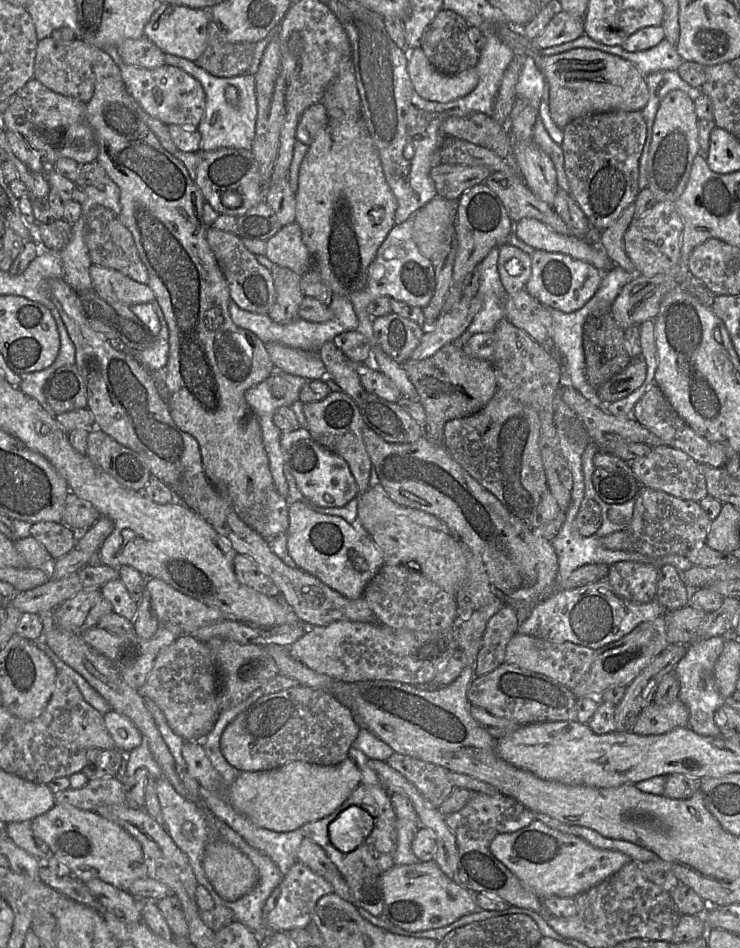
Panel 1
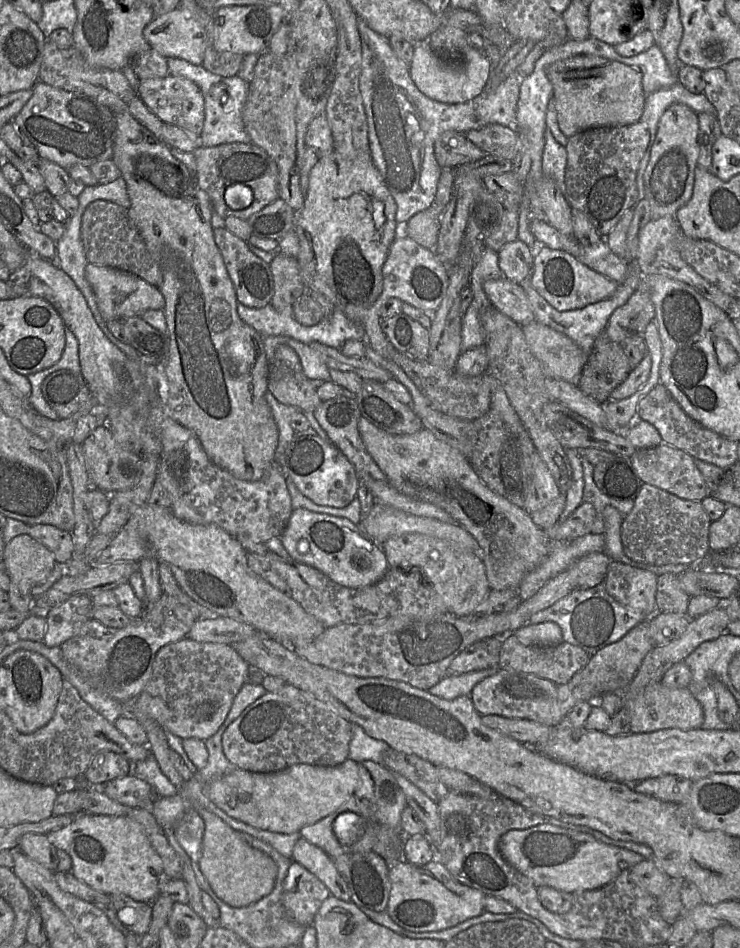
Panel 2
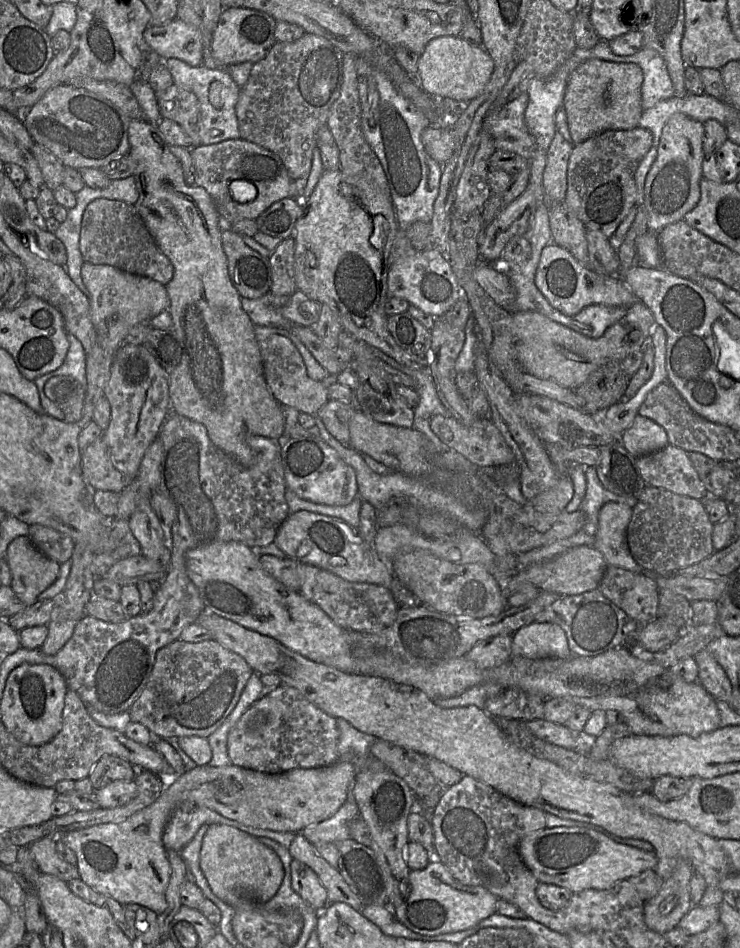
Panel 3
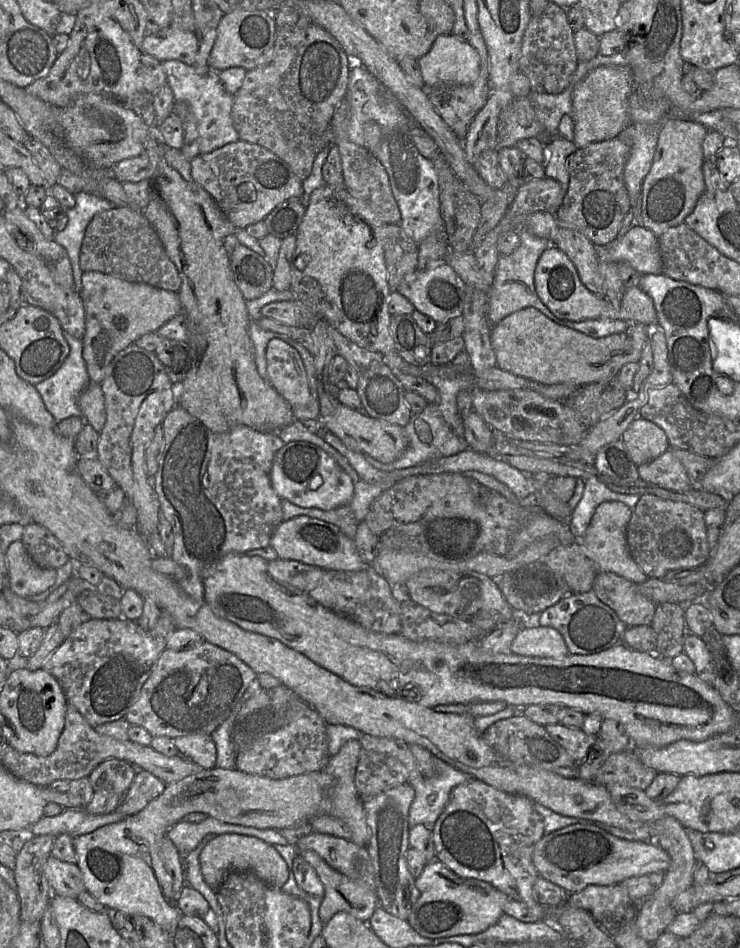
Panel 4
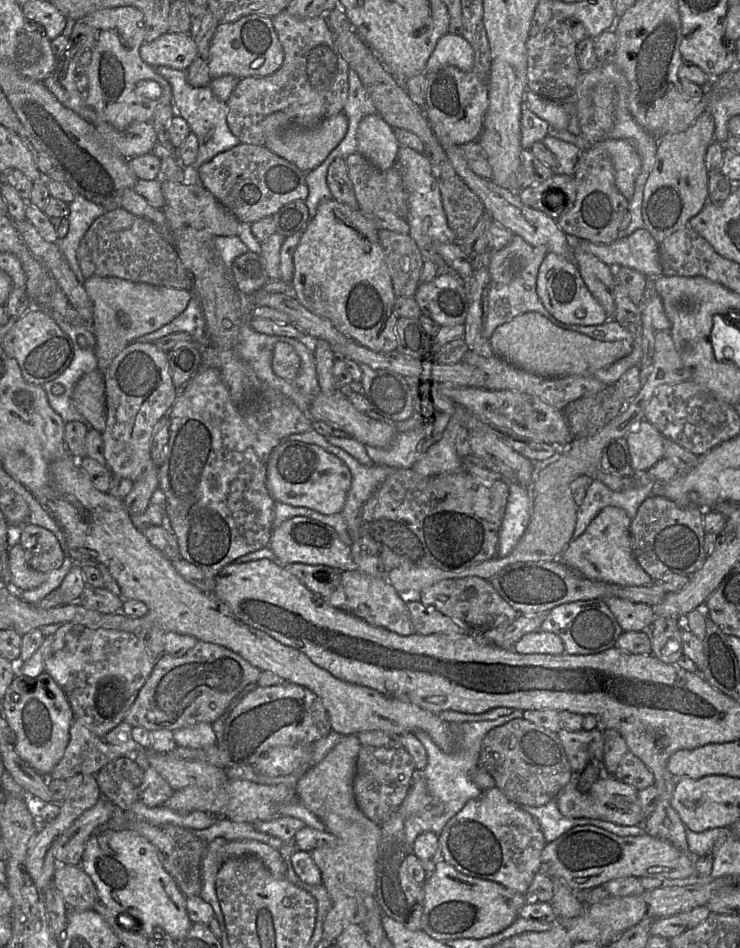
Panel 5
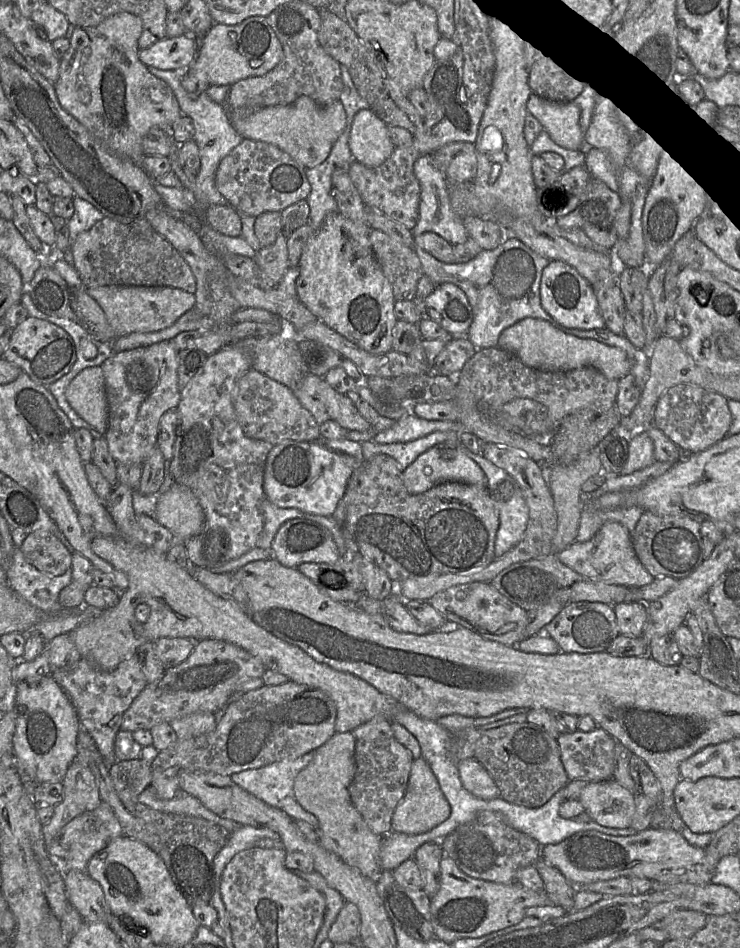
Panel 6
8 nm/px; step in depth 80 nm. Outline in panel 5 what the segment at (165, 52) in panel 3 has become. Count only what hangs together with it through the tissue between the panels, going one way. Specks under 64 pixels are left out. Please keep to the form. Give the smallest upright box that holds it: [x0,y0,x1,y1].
[140,33,197,71]

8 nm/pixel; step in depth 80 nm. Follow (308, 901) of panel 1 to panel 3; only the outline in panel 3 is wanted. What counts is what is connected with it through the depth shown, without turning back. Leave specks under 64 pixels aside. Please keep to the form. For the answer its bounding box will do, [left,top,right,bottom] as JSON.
[290,859,327,910]

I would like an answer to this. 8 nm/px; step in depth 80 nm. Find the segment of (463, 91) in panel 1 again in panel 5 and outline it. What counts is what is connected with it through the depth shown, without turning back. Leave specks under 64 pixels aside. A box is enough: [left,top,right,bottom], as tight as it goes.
[424,33,474,73]

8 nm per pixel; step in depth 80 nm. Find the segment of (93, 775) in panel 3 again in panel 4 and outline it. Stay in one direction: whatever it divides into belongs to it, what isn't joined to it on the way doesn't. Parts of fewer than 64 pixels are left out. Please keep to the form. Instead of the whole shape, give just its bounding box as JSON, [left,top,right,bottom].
[89,758,136,796]

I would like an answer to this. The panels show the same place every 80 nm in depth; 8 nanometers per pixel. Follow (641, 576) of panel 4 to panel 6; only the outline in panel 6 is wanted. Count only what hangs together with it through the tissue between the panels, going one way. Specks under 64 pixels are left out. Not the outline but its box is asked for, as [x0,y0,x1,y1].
[557,522,653,588]

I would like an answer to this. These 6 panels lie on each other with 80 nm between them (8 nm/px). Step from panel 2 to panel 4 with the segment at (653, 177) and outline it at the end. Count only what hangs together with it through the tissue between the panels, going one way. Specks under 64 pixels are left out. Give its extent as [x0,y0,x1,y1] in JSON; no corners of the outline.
[642,119,709,237]

